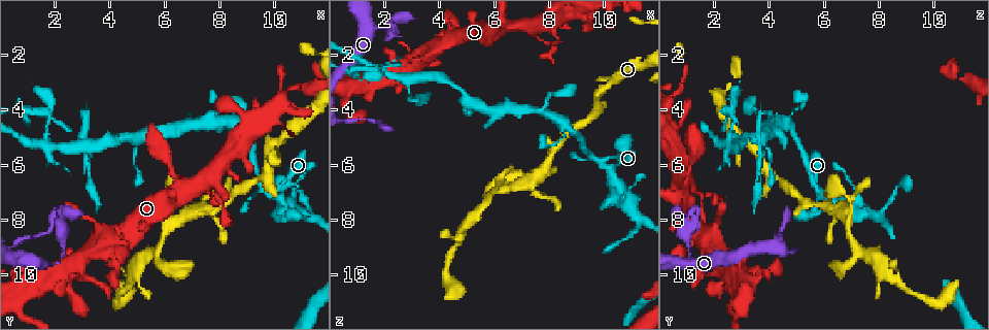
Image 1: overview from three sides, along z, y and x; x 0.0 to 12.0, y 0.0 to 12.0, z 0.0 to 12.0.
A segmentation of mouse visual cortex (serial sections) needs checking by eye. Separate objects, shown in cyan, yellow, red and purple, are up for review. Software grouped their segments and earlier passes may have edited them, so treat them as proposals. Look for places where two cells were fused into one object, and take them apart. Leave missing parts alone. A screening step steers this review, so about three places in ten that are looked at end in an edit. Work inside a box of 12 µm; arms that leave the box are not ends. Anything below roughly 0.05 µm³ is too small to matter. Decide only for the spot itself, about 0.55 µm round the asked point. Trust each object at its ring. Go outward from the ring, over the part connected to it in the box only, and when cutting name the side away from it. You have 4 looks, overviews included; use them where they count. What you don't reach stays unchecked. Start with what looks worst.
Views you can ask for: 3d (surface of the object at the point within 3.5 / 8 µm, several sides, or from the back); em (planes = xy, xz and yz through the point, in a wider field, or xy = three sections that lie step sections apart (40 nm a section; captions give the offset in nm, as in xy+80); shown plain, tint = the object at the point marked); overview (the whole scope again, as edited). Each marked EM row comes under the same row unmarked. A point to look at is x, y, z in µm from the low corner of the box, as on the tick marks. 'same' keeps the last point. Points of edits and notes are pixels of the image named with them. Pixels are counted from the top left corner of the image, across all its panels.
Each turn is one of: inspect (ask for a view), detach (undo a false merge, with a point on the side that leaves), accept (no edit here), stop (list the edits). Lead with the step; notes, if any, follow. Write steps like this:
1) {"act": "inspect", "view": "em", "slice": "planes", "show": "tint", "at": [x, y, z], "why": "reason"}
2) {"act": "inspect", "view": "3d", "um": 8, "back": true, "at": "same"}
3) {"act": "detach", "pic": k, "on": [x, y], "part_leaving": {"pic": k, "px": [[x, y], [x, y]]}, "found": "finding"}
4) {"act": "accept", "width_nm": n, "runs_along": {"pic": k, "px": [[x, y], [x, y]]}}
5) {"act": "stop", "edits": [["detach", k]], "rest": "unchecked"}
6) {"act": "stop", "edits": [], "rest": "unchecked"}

{"act": "inspect", "view": "3d", "um": 8, "at": [9.9, 7.0, 5.8], "why": "three arms meet"}

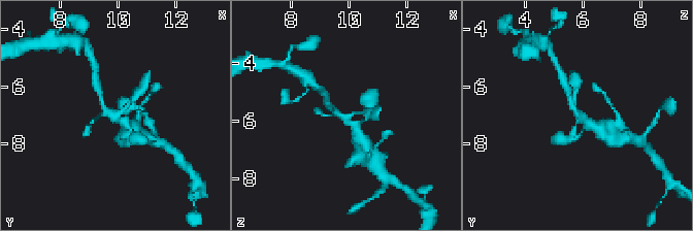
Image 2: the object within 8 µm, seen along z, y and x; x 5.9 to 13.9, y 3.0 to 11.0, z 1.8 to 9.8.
{"act": "inspect", "view": "em", "slice": "planes", "show": "tint", "at": [10.0, 7.0, 5.9], "why": "need the tissue"}

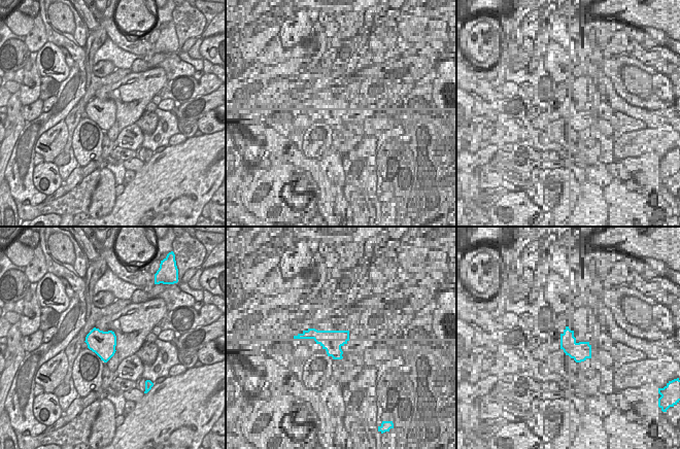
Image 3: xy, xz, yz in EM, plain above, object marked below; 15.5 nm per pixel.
{"act": "accept", "found": "one cell here"}

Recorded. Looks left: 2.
{"act": "inspect", "view": "3d", "um": 3.5, "at": [3.0, 5.1, 3.6], "why": "abrupt turn"}

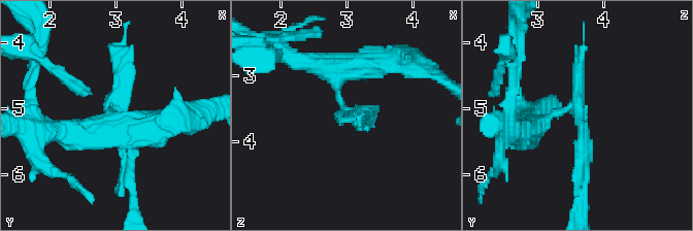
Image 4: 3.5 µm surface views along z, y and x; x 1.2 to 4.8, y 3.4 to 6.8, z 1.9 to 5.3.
{"act": "inspect", "view": "em", "slice": "planes", "show": "tint", "at": [3.00, 5.10, 3.65], "why": "shape alone is not enough"}

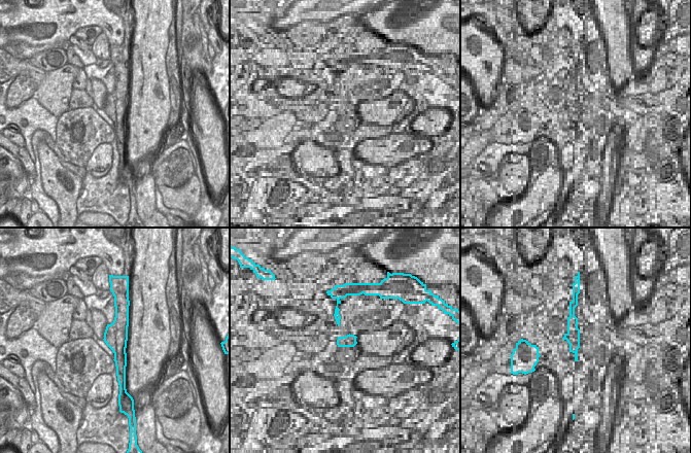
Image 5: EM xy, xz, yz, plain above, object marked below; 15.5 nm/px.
{"act": "detach", "pic": 4, "on": [578, 144], "part_leaving": {"pic": 4, "px": [[570, 106], [586, 154], [581, 198]]}, "found": "a second cell is stuck on"}

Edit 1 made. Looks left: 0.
{"act": "stop", "edits": [["detach", 4]], "rest": "unchecked"}

